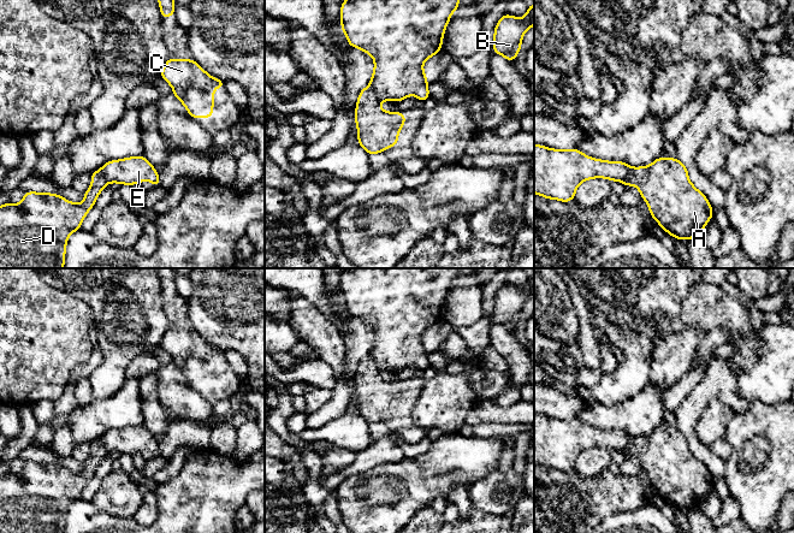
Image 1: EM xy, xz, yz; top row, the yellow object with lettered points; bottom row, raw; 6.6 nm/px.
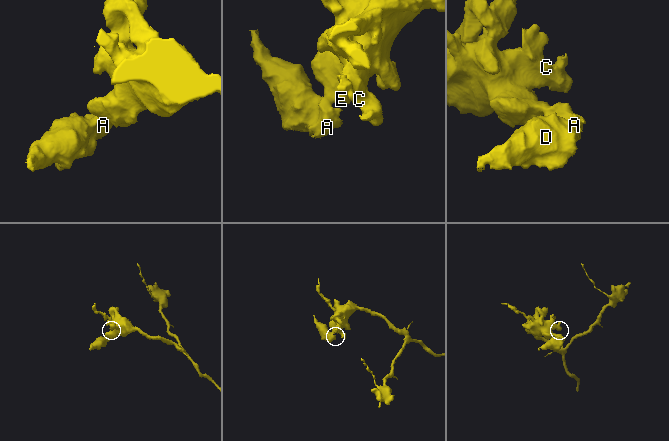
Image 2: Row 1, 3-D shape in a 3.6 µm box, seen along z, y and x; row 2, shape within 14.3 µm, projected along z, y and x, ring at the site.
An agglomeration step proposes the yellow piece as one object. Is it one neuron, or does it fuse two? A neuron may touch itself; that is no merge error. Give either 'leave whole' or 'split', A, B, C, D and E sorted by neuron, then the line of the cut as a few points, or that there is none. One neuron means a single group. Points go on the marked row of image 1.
split; A D / B C E; cut in xz along (369, 86), (379, 99)

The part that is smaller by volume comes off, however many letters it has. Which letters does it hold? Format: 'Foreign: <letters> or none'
Foreign: A, D

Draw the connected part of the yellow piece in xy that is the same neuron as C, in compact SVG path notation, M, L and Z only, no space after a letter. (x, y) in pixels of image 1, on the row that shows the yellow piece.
M168 58L160 77L172 87L173 95L184 105L192 119L213 117L214 89L225 87L225 81L212 77L195 60L173 58Z

